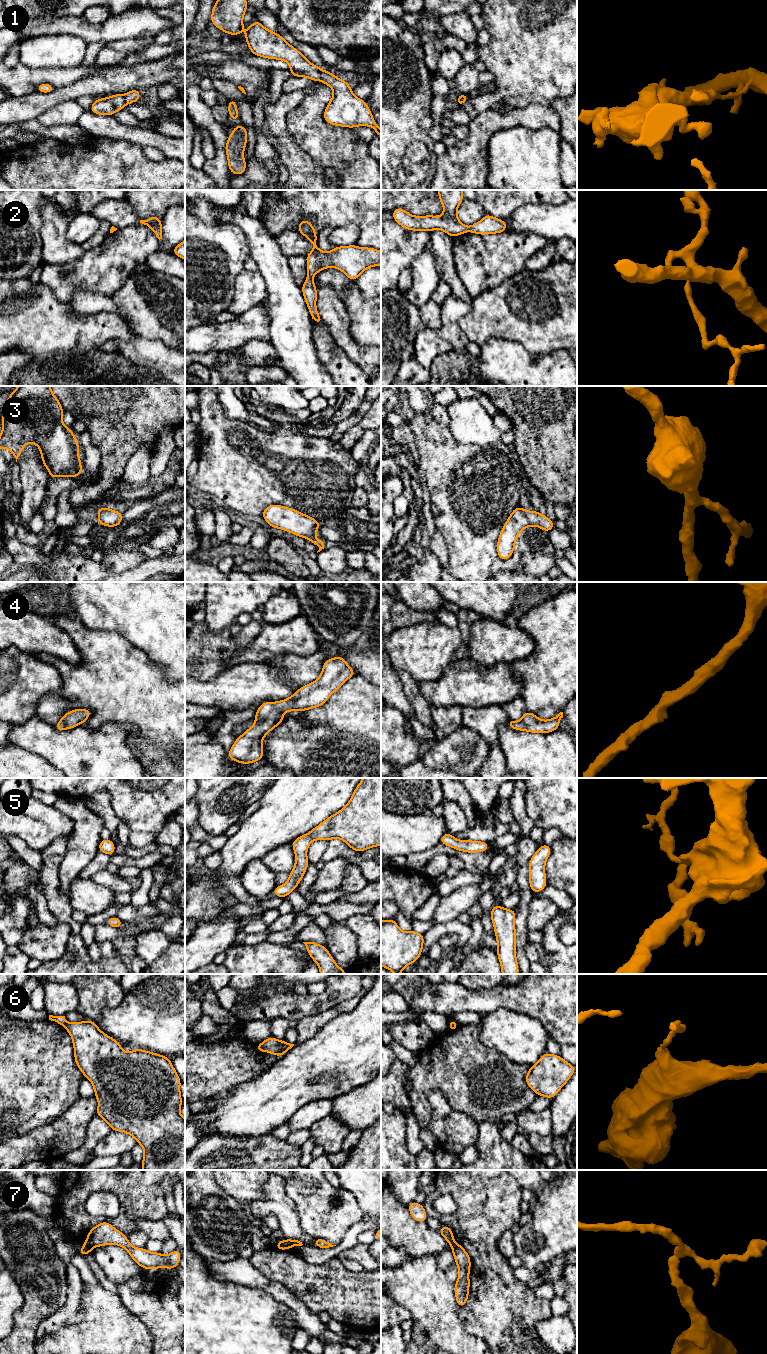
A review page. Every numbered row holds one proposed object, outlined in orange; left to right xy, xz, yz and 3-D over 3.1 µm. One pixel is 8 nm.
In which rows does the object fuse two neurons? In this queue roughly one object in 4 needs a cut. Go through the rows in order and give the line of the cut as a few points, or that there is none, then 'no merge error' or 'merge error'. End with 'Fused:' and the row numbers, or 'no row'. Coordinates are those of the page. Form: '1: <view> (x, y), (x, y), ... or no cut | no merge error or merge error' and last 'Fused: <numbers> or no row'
1: xz (322, 70), (319, 79) | merge error
2: no cut | no merge error
3: no cut | no merge error
4: no cut | no merge error
5: no cut | no merge error
6: xy (67, 1022), (64, 1026) | merge error
7: xz (283, 1240), (290, 1247) | merge error
Fused: 1, 6, 7

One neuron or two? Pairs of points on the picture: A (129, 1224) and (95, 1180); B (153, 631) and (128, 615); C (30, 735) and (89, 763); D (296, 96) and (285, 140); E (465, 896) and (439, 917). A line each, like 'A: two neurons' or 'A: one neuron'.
A: one neuron
B: one neuron
C: one neuron
D: one neuron
E: one neuron

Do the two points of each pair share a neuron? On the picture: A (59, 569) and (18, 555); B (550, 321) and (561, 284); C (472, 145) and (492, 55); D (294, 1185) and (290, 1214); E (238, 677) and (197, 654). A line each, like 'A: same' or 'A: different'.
A: different
B: same
C: different
D: different
E: different

